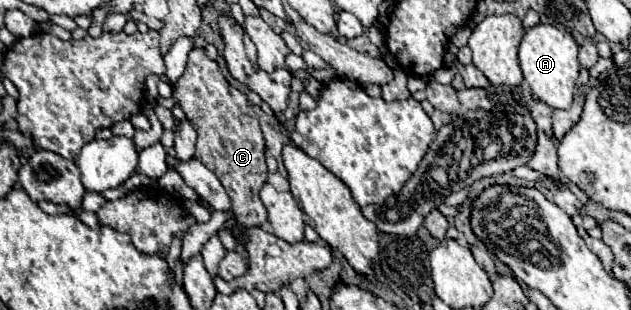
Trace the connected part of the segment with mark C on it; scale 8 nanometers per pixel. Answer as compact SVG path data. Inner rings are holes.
M198 46L190 50L186 72L178 78L172 98L164 100L159 97L153 105L164 104L166 108L172 108L174 100L182 106L186 118L198 132L196 158L218 176L232 200L232 216L236 220L232 236L238 244L244 246L246 240L242 236L242 230L262 226L268 220L268 212L260 200L260 188L266 184L268 168L264 162L264 138L258 126L258 116L252 110L246 94L234 88L224 78L220 66L210 60Z

